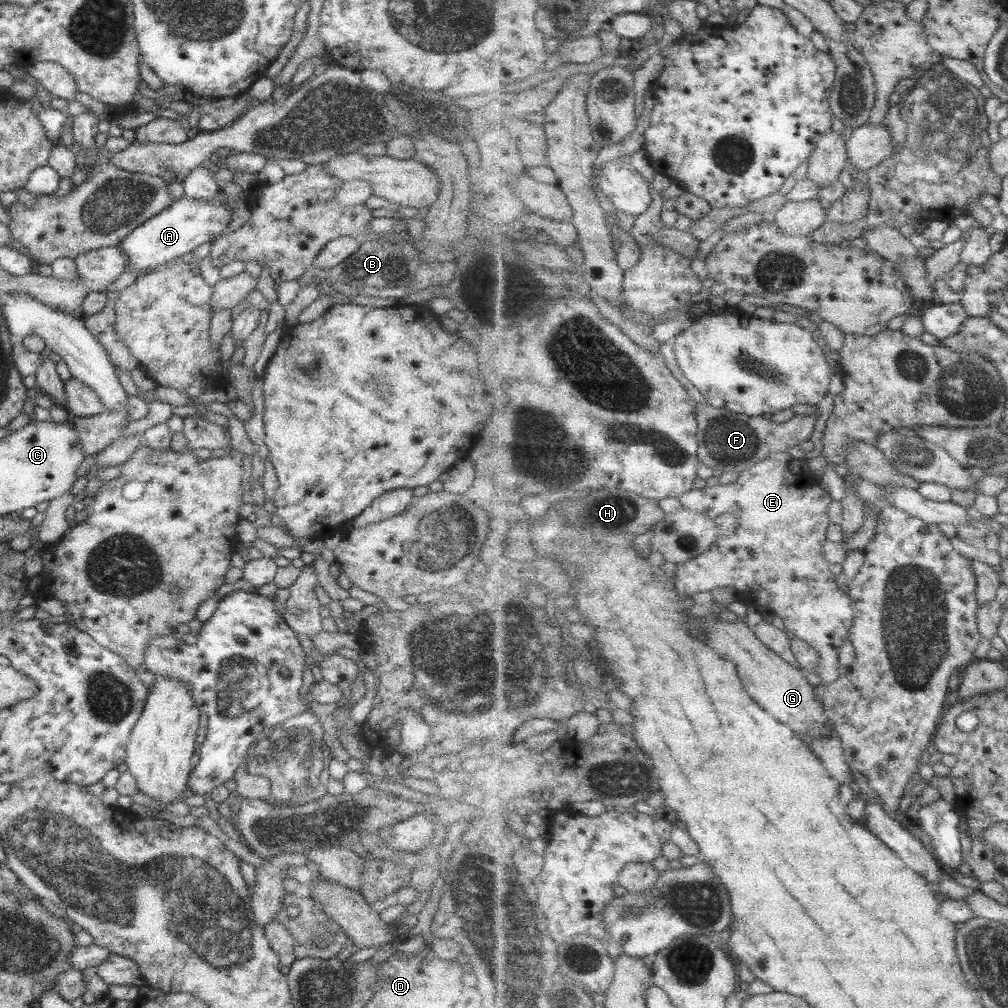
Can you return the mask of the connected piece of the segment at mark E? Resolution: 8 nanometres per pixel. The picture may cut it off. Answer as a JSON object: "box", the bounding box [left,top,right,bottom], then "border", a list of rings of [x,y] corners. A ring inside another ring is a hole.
{"box":[676,454,856,688],"border":[[[778,454],[761,459],[759,463],[739,474],[738,479],[731,484],[707,486],[701,490],[694,489],[682,494],[679,500],[685,508],[706,514],[715,520],[718,515],[734,514],[741,524],[735,534],[719,536],[709,551],[676,566],[676,592],[690,596],[695,592],[709,592],[720,586],[733,586],[739,592],[747,592],[749,598],[761,606],[770,608],[791,630],[795,636],[806,640],[819,653],[822,659],[815,672],[815,681],[829,688],[840,677],[839,648],[845,639],[849,640],[849,631],[856,616],[856,607],[848,593],[841,590],[835,575],[829,570],[829,560],[823,556],[823,546],[827,542],[829,530],[829,506],[835,497],[821,484],[818,476],[808,470],[795,474],[789,470],[791,454]]]}

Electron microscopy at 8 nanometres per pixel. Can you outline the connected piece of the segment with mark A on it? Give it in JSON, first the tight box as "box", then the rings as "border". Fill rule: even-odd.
{"box":[117,195,231,274],"border":[[[217,195],[217,200],[213,202],[191,199],[187,197],[176,199],[169,208],[143,221],[124,236],[117,246],[126,254],[127,269],[145,274],[162,268],[166,262],[173,262],[174,258],[191,254],[191,251],[203,242],[213,241],[225,233],[231,218],[231,210],[227,206],[225,196]]]}

